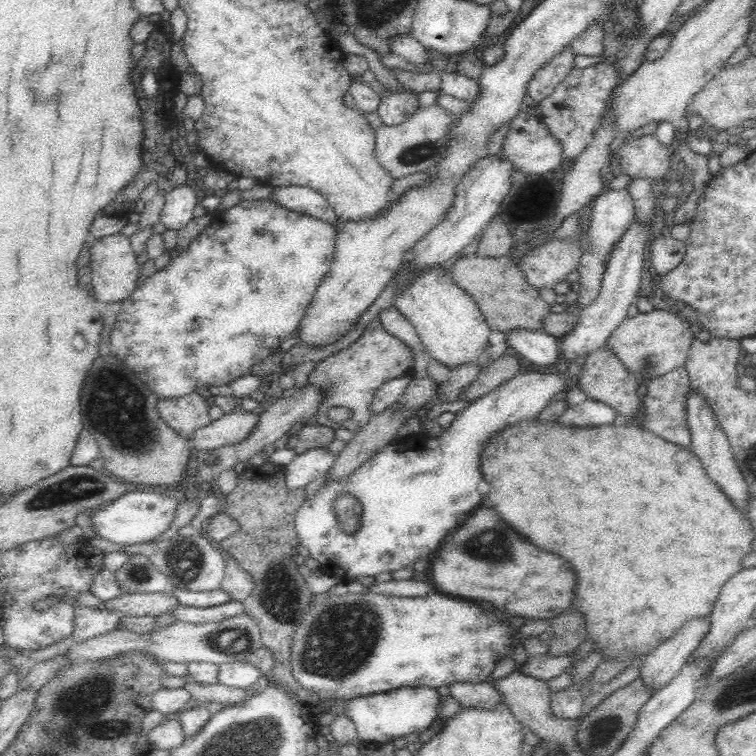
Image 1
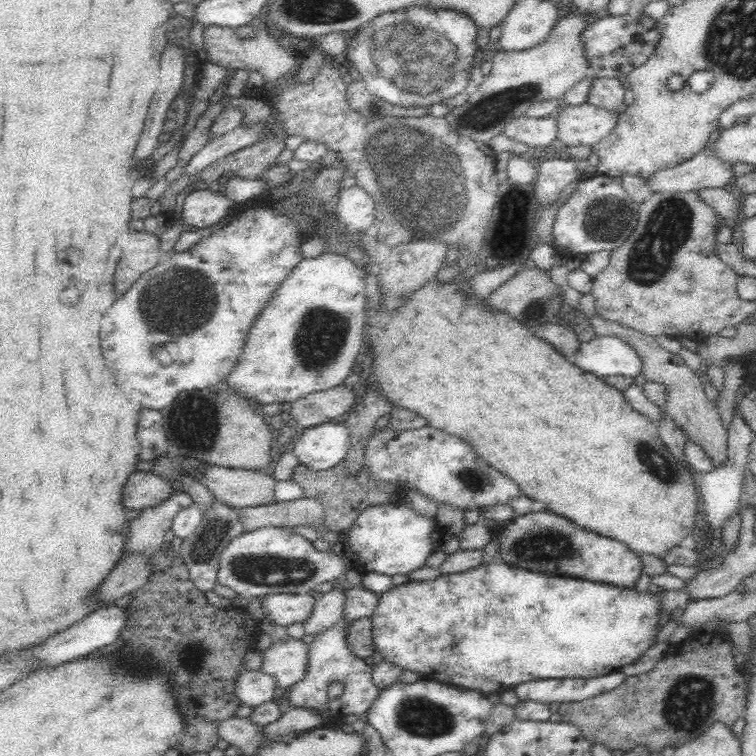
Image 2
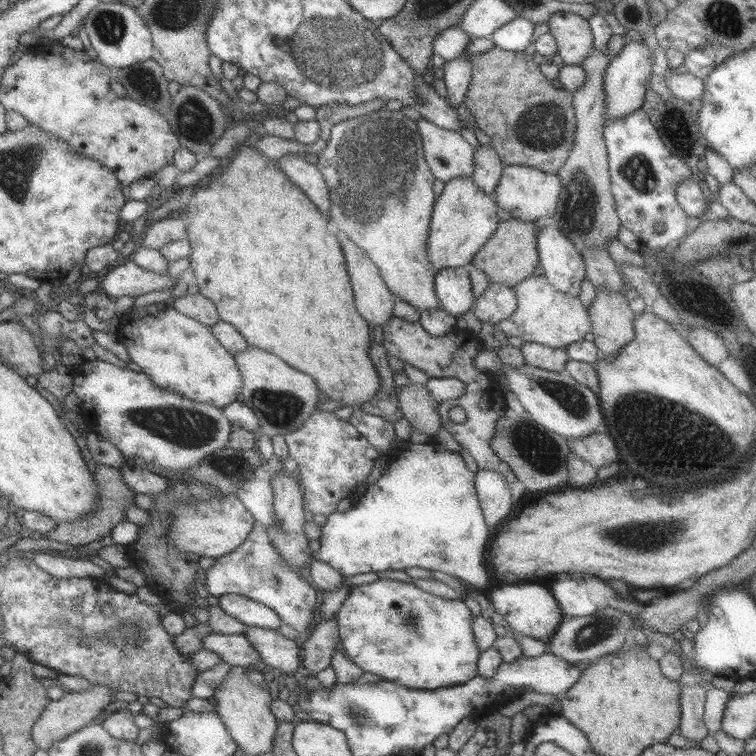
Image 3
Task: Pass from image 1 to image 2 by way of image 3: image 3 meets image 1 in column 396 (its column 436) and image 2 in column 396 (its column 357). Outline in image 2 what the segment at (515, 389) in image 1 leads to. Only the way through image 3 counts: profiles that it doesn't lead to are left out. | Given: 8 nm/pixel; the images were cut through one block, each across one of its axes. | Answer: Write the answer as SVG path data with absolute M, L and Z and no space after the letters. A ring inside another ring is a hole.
M402 499L388 504L368 506L358 514L350 526L346 543L358 555L358 570L374 571L393 577L428 565L431 554L439 550L442 540L440 524L436 519L424 518L405 505Z

